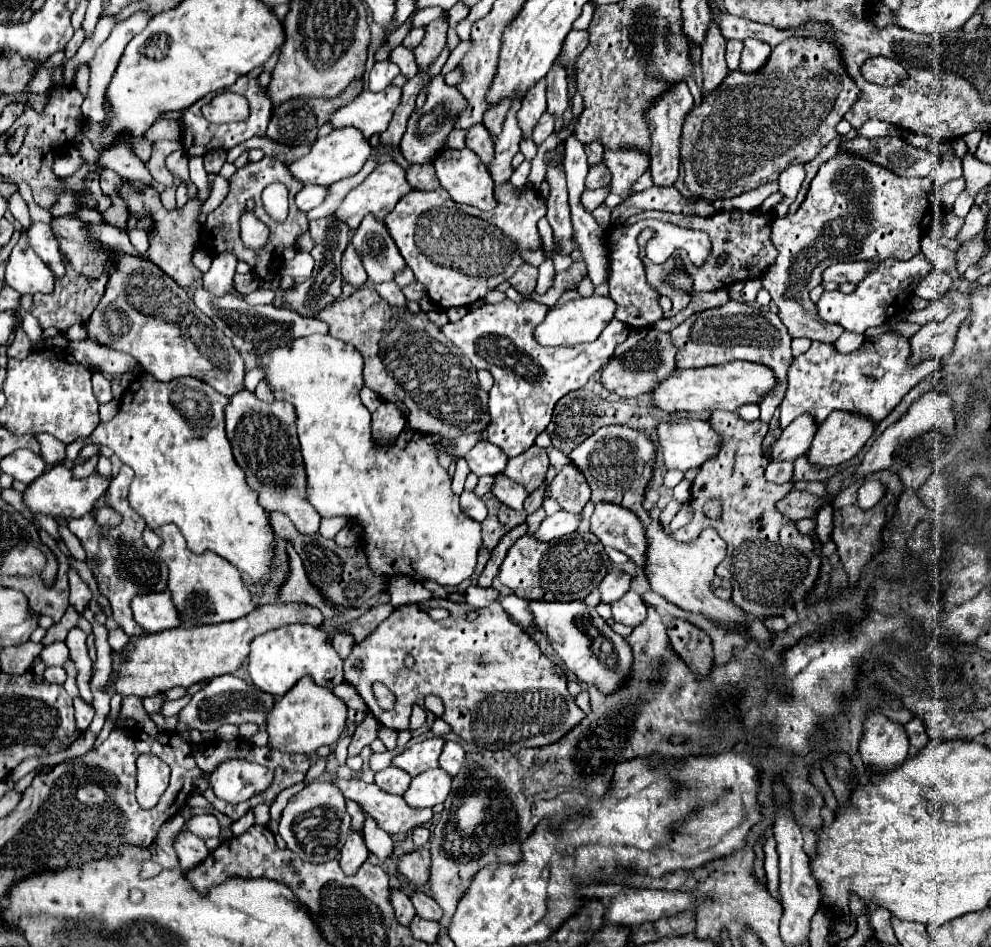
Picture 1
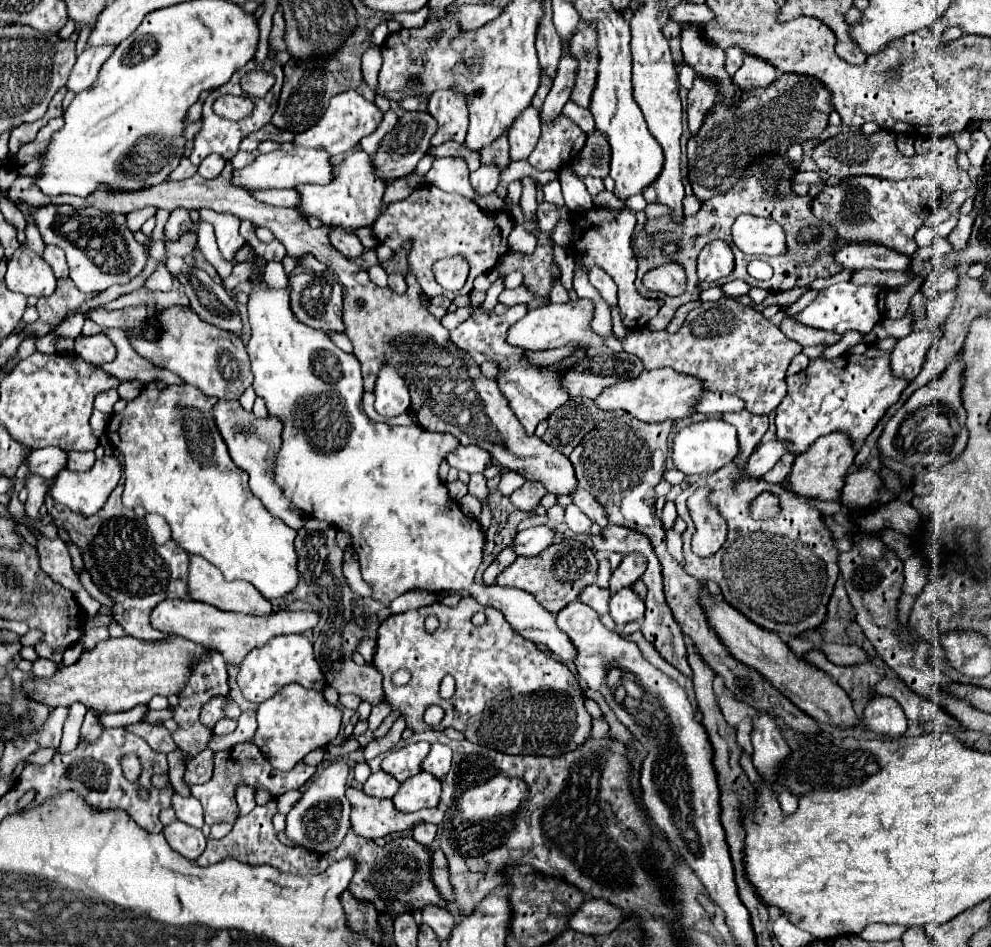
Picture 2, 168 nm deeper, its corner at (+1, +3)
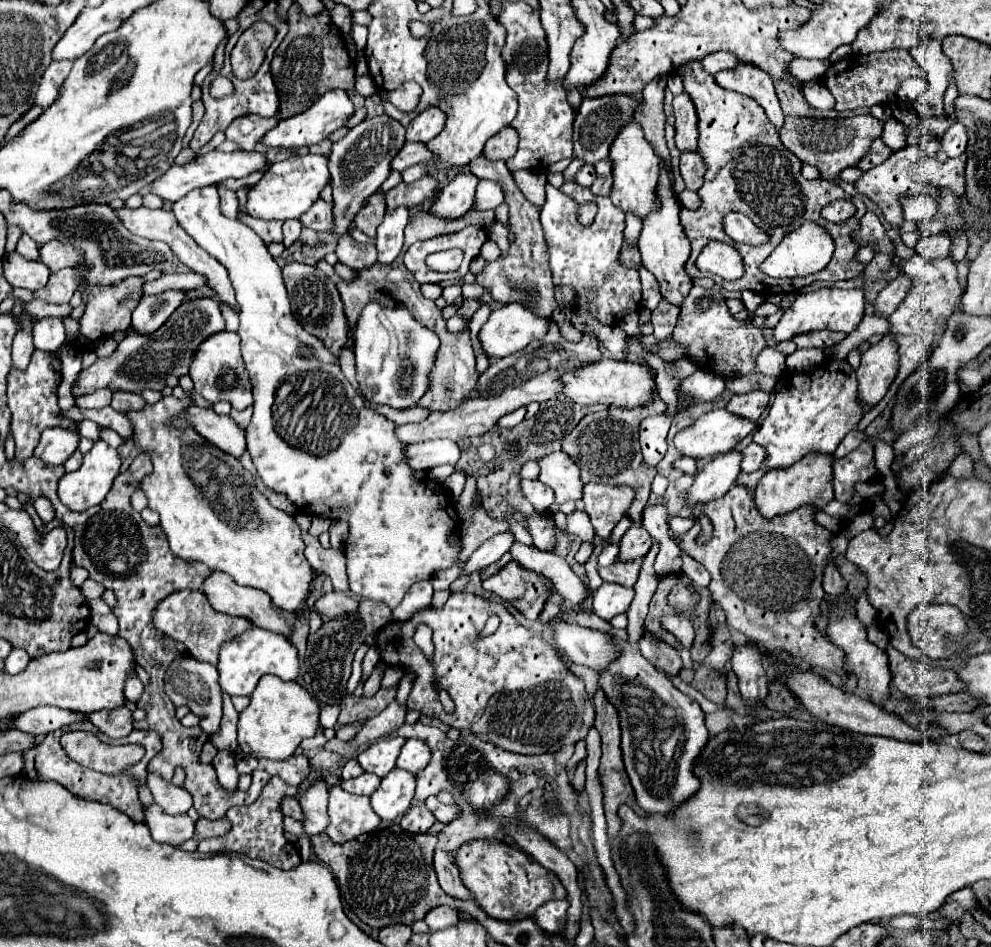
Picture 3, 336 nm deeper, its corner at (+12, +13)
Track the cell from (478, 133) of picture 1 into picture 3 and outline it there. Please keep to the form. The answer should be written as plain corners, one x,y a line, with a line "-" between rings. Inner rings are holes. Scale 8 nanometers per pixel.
406,142
402,146
402,150
396,154
396,158
392,160
390,168
402,172
408,166
414,166
414,164
420,164
420,162
432,162
432,158
434,156
430,154
430,150
424,144
420,144
420,142
414,142
414,144

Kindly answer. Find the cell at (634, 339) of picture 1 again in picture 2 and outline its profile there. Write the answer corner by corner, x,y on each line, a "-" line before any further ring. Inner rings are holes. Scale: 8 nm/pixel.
577,298
575,302
567,304
543,304
527,312
523,320
513,324
513,330
509,330
509,344
525,348
525,350
547,350
547,348
559,348
567,344
585,344
587,348
603,348
605,340
603,336
595,334
591,330
591,320
593,320
593,300
589,298

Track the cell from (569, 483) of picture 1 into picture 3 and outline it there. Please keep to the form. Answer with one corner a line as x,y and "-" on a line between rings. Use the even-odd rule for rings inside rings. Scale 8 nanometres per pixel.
586,484
584,486
584,508
590,516
594,532
602,542
610,540
614,526
628,512
634,500
630,486
608,486
608,484

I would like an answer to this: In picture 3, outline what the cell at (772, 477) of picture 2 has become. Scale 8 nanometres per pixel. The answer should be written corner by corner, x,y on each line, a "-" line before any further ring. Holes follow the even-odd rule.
748,444
744,450
742,450
742,462
740,462
740,468
744,472
754,472
758,468
762,468
762,458
766,458
766,450
762,450
762,446
758,444

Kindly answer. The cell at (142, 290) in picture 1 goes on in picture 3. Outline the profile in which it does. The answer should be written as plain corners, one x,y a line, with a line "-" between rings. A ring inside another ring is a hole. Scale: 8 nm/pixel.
224,330
222,334
214,334
214,338
202,342
198,354
194,354
194,362
190,364
190,378
194,382
194,392
204,396
212,404
226,400
234,404
236,410
246,410
254,404
252,386
248,386
250,376
240,354
240,336
236,332

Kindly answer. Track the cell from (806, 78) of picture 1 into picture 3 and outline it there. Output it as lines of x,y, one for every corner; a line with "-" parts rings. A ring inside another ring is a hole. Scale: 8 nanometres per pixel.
682,154
680,158
680,174
686,182
686,188
688,190
700,190
702,182
704,182
704,162
698,154

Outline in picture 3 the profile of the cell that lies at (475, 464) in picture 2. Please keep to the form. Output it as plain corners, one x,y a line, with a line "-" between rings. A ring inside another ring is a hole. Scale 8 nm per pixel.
450,440
420,442
404,448
404,460
412,470
432,470
440,464
456,464
458,458
460,450
456,442

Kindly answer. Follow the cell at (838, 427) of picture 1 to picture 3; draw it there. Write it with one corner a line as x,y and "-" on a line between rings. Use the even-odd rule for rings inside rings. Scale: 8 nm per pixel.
810,454
810,458
802,458
802,462
796,462
790,470
768,470
754,488
754,506
762,518
772,520
804,504
818,502
818,506
824,506
832,500
832,494
832,456
822,458
822,454

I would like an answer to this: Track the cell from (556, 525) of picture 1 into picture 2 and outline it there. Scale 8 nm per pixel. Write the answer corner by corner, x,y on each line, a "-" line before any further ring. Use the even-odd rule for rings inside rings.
539,524
539,526
527,528
523,532
517,532
517,536
513,540
515,554
535,556
541,550
545,550
553,538
555,538
555,528
549,524

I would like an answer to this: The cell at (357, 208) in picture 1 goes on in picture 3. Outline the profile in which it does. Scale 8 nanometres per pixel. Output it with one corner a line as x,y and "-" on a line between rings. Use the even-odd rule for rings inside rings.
306,154
294,156
284,162
274,162
262,180
252,186
244,212
260,220
288,220
300,218
312,204
318,200
320,190
330,182
330,172
326,172
326,156

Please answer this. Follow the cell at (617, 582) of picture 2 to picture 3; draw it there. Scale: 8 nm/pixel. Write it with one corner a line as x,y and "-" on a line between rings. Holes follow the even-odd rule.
630,526
620,540
618,560
630,562
636,558
644,558
652,546
652,536
642,526

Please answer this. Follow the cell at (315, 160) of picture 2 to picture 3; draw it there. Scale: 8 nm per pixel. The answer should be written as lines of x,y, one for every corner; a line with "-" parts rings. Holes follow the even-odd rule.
208,152
206,156
200,156
200,158
194,158
190,160
188,164
184,166
178,166
178,164
172,164
160,178
154,180
152,184
152,194
160,196
162,200
168,200
168,202
176,202
178,198
182,198
184,194
188,194
190,190
194,188
202,188
202,186
210,186
210,184
218,184
226,178
246,178
248,174
256,172
256,170
262,170
266,168
268,162
266,158
260,154
260,152
232,152
232,154
224,154
224,152

